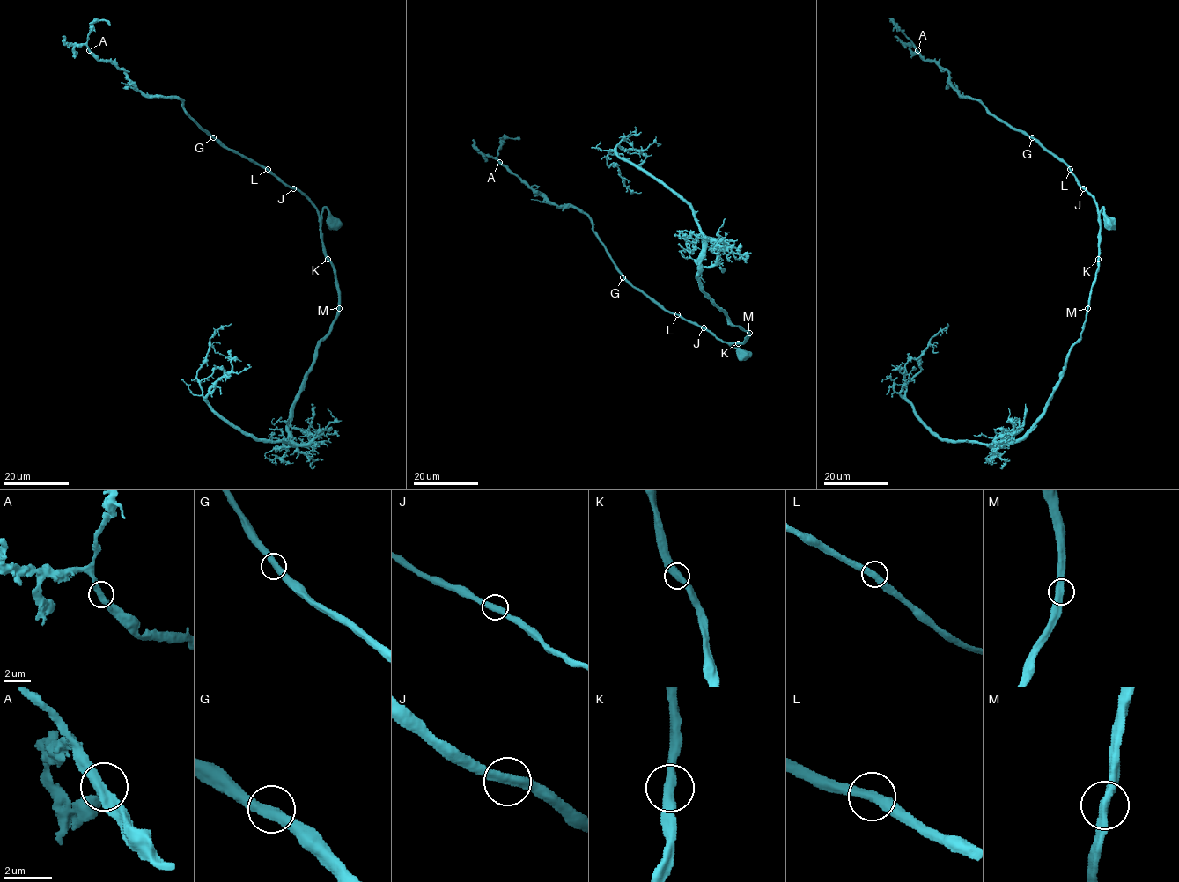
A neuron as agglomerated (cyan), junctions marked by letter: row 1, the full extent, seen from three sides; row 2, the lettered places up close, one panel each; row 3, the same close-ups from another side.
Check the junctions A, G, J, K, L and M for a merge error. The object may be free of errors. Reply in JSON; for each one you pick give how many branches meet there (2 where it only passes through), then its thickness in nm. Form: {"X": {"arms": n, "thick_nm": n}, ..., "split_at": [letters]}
{"split_at": []}

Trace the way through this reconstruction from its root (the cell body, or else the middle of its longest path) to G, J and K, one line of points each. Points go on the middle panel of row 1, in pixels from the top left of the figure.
G: (743, 354), (706, 329), (663, 310), (622, 277)
J: (743, 354), (703, 327)
K: (743, 354), (731, 344), (738, 343)

